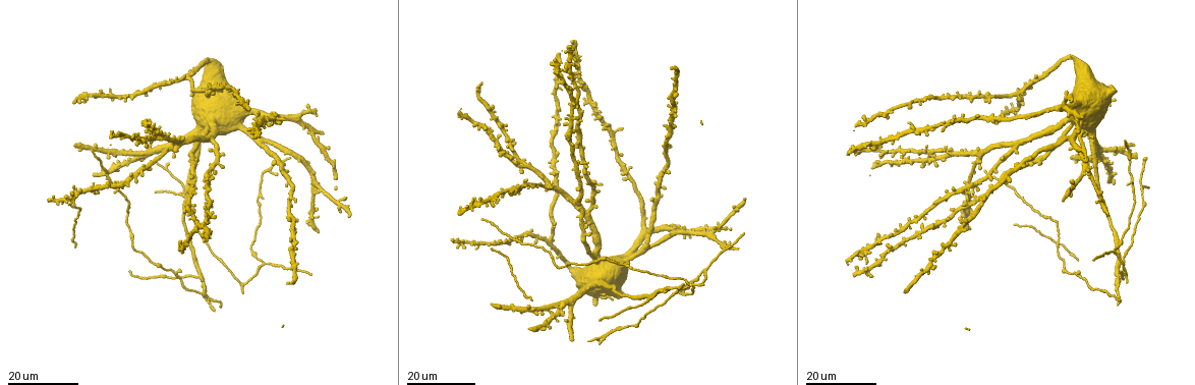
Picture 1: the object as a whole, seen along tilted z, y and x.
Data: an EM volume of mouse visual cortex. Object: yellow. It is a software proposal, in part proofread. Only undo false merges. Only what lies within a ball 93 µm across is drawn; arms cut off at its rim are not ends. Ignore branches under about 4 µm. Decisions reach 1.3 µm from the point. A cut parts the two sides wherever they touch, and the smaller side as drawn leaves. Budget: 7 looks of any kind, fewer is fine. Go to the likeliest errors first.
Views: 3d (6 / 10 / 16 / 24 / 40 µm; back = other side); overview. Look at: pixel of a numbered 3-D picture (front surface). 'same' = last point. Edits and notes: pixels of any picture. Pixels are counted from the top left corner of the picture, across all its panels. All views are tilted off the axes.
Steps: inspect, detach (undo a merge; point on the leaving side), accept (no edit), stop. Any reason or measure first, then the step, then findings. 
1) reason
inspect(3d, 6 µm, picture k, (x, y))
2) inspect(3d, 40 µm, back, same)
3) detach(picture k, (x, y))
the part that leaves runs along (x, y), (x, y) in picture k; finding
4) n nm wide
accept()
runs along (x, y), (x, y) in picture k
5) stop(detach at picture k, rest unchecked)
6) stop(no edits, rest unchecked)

three-way junction
inspect(3d, 24 µm, picture 1, (706, 268))

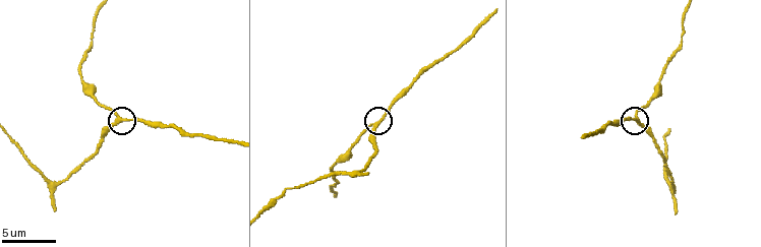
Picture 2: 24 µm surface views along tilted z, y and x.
inspect(3d, 10 µm, picture 2, (120, 115))

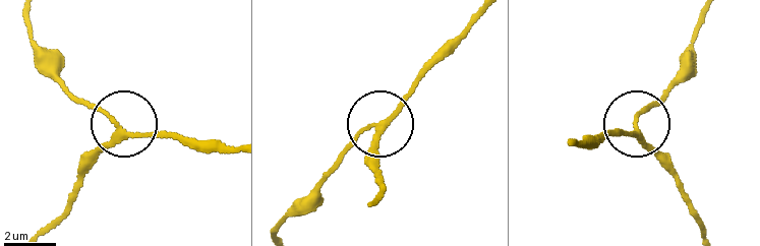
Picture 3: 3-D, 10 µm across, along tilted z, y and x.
zoom in
inspect(3d, 6 µm, picture 3, (639, 127))

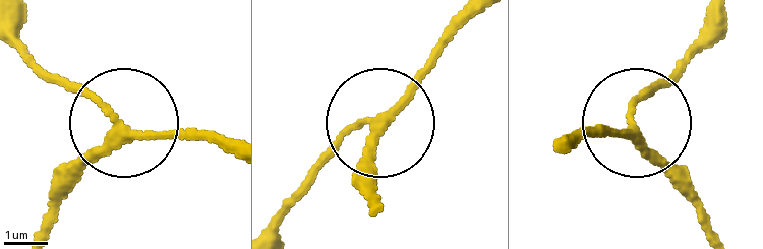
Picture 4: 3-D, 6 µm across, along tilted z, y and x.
3 arms
accept()
all the same neuron

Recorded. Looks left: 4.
inspect(3d, 24 µm, picture 1, (656, 290))

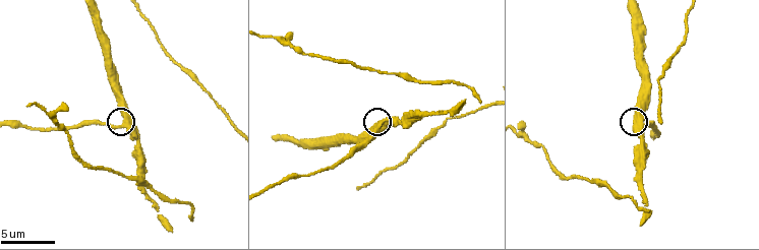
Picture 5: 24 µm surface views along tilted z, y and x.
inspect(3d, 6 µm, picture 5, (379, 125))

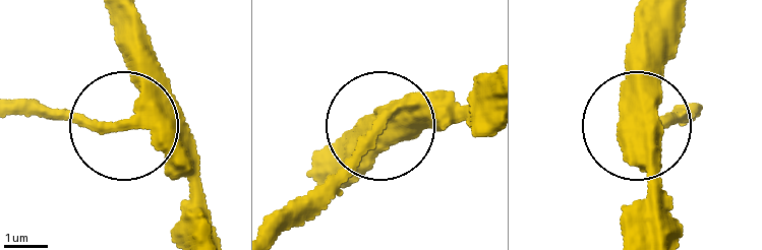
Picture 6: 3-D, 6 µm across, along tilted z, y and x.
detach(picture 6, (88, 126))
the part that leaves runs along (135, 112), (98, 121), (14, 114) in picture 6; two neurons meet here

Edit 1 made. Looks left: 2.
stop(detach at picture 6, rest unchecked)

